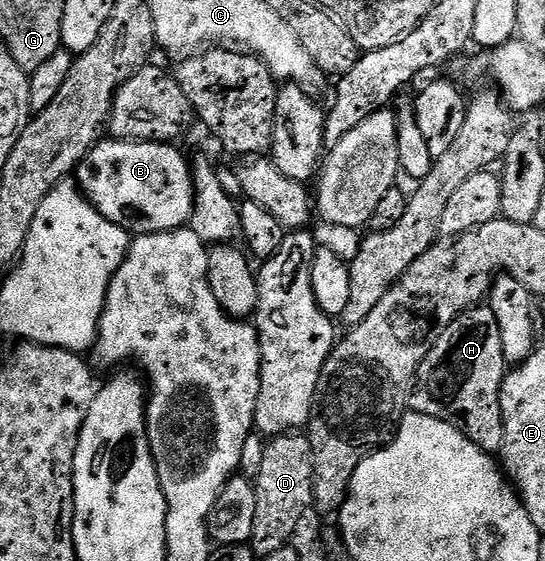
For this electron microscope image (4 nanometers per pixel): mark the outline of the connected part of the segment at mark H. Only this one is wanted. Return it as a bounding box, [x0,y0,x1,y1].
[411,305,507,453]

